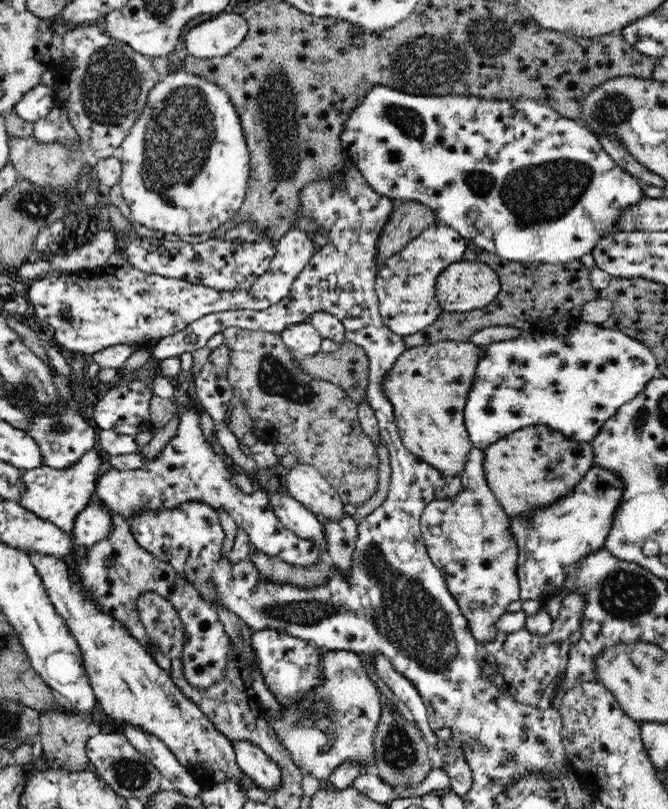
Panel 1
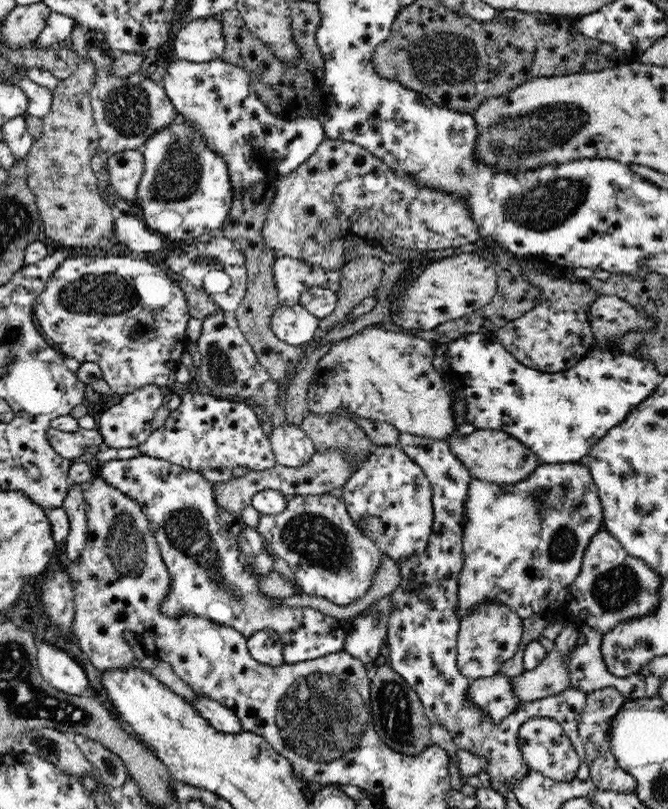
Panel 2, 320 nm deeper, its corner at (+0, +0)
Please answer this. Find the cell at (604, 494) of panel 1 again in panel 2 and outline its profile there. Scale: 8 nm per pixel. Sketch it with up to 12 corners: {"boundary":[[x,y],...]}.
{"boundary":[[588,466],[471,477],[462,620],[554,617],[603,508]]}

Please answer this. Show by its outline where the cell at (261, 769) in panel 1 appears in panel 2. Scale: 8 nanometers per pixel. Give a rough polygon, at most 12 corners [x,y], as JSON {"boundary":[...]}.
{"boundary":[[200,695],[189,703],[224,734],[244,732],[236,714]]}

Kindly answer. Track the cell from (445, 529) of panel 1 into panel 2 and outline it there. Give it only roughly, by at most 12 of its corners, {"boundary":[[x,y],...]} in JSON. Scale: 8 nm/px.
{"boundary":[[497,599],[464,614],[457,664],[470,682],[499,674],[522,619]]}

